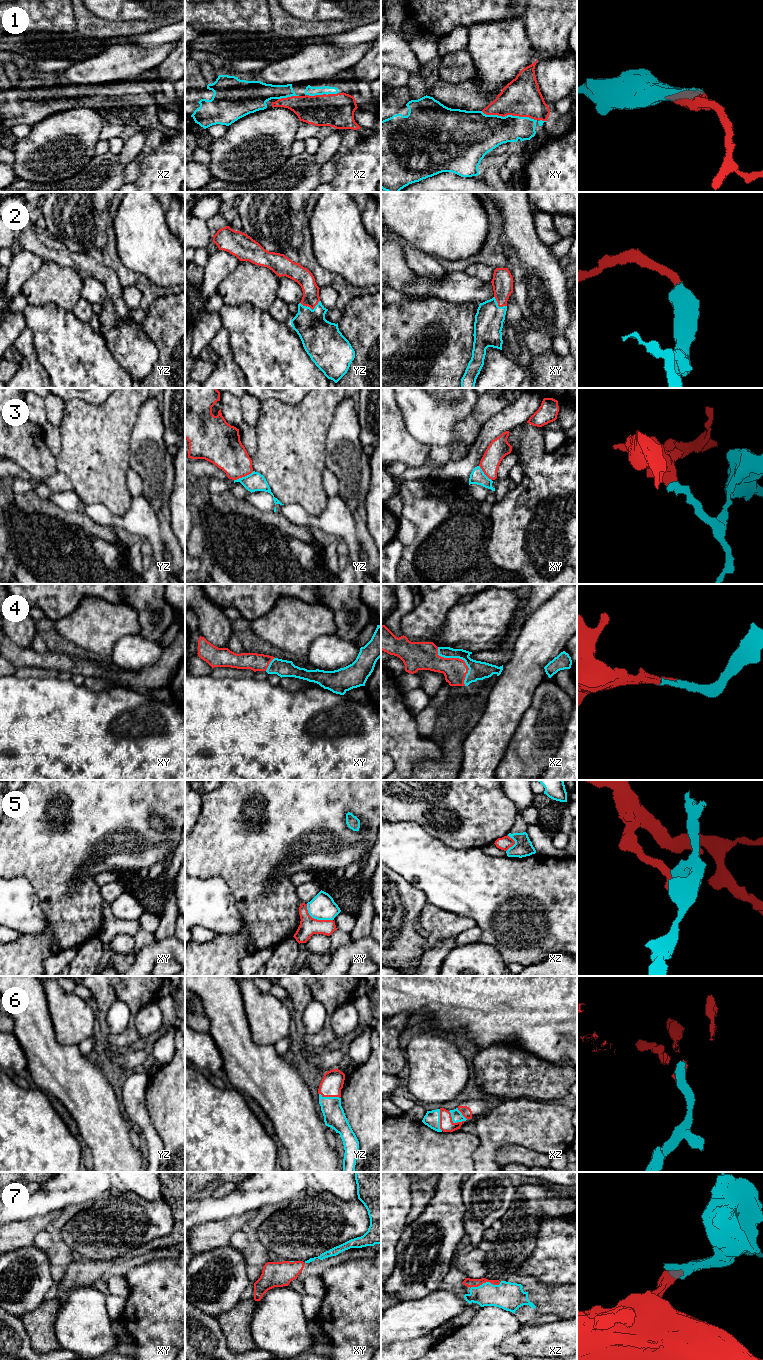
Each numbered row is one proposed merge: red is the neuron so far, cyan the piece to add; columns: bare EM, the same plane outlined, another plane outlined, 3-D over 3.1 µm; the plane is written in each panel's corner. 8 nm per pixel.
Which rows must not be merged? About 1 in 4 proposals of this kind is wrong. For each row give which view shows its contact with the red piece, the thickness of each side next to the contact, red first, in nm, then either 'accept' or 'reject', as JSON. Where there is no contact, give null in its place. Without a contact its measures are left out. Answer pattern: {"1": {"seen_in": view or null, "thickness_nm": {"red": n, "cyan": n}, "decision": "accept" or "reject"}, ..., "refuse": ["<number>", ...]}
{"1": {"seen_in": "xy", "thickness_nm": {"red": 300, "cyan": 280}, "decision": "accept"}, "2": {"seen_in": "yz", "thickness_nm": {"red": 140, "cyan": 280}, "decision": "accept"}, "3": {"seen_in": "yz", "thickness_nm": {"red": 280, "cyan": 150}, "decision": "reject"}, "4": {"seen_in": "xz", "thickness_nm": {"red": 190, "cyan": 150}, "decision": "accept"}, "5": {"seen_in": "xy", "thickness_nm": {"red": 150, "cyan": 200}, "decision": "reject"}, "6": {"seen_in": "xz", "thickness_nm": {"red": 110, "cyan": 90}, "decision": "accept"}, "7": {"seen_in": "xz", "thickness_nm": {"red": 70, "cyan": 220}, "decision": "accept"}, "refuse": ["3", "5"]}

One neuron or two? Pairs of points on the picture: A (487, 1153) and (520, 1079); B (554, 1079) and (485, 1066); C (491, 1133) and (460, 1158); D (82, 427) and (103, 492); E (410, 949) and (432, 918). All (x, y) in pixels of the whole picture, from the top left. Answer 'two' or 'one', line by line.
A: two
B: one
C: two
D: one
E: two

